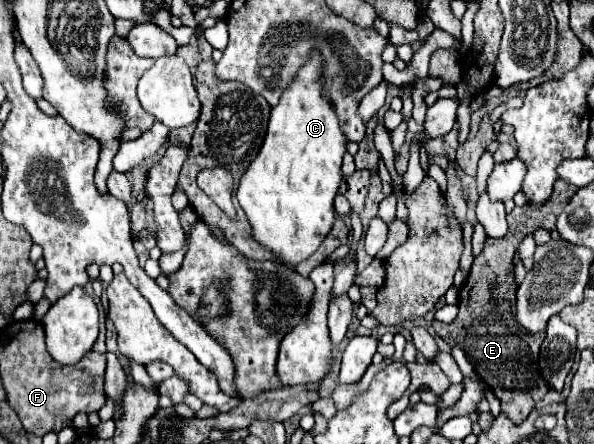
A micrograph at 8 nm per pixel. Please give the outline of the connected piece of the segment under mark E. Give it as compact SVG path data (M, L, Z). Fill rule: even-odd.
M558 180L554 184L554 194L550 202L542 210L532 210L528 206L514 208L508 214L508 234L502 240L486 238L484 252L474 258L474 266L458 292L458 316L450 322L432 322L434 332L446 340L450 346L458 346L464 350L468 362L474 366L478 376L492 388L492 392L502 402L502 412L520 424L528 418L538 400L550 390L546 380L542 380L538 372L538 354L540 344L544 340L544 332L530 334L520 324L516 324L516 282L514 282L514 266L512 258L518 250L518 244L524 236L542 228L540 224L548 222L548 232L556 228L556 218L570 202L578 188L566 184L566 180Z

